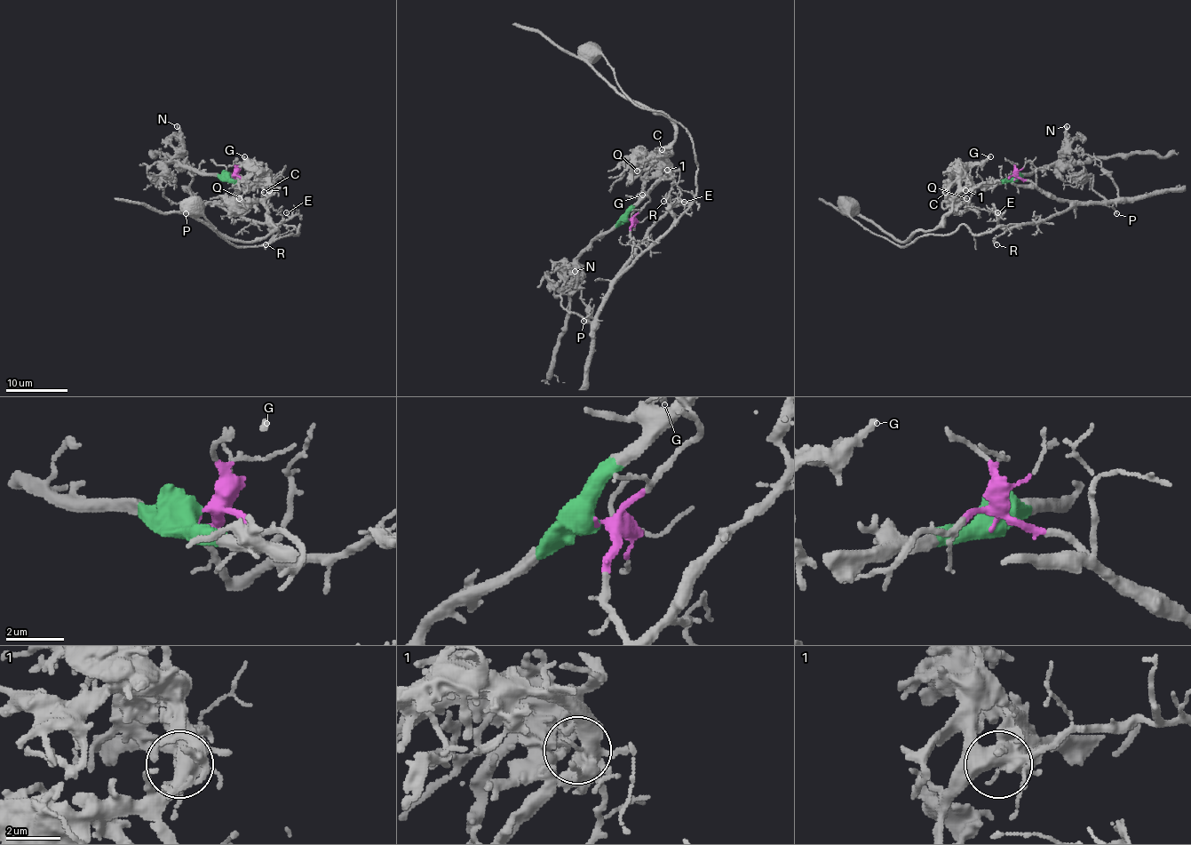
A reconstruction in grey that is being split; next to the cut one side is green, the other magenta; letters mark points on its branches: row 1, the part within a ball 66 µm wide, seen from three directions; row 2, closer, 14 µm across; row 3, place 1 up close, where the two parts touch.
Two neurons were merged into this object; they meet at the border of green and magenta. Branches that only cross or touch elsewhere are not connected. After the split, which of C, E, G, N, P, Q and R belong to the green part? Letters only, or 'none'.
C, G, N, Q

